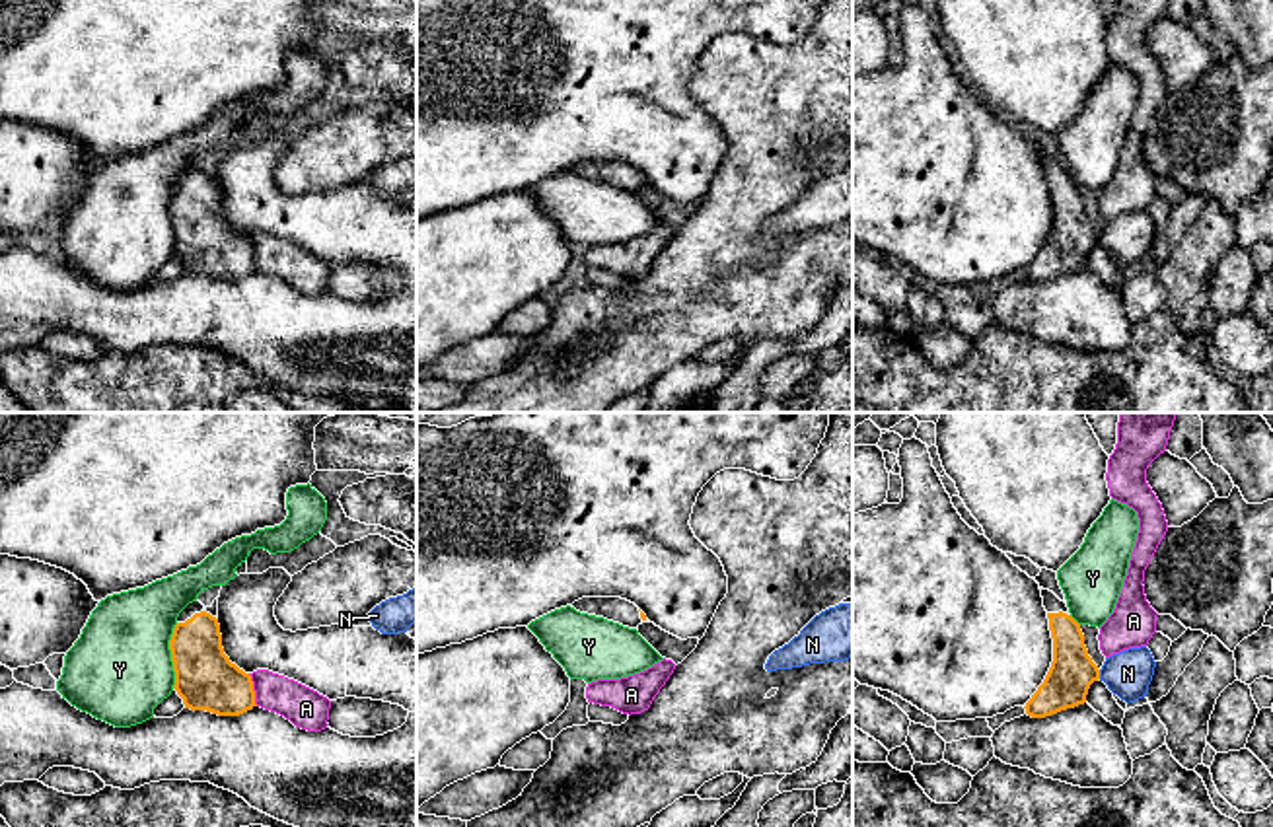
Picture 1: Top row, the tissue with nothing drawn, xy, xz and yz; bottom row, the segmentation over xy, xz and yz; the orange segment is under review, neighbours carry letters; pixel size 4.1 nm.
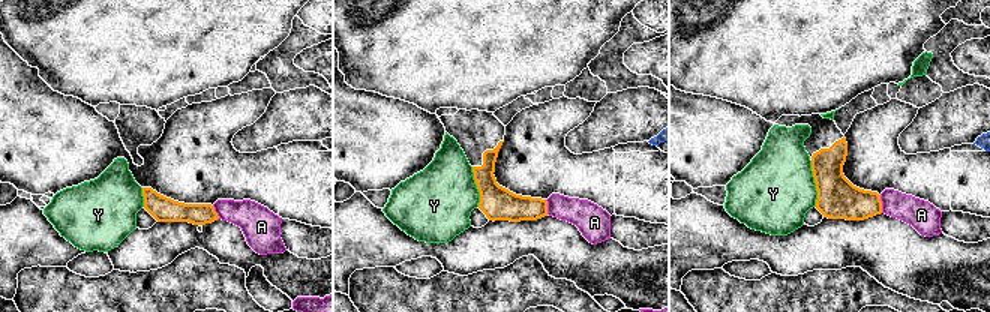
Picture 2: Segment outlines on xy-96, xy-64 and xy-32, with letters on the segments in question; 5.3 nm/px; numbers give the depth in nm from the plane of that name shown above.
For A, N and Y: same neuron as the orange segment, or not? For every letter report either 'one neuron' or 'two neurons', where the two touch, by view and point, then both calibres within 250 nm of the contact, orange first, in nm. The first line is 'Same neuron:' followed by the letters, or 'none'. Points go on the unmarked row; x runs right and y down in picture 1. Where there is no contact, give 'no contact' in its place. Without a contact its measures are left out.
Same neuron: none
A: two neurons; meets orange in xy at (252, 253); 260 nm thick on the orange side, 170 nm on the other
N: two neurons; meets orange in yz at (1098, 238); 190 nm thick on the orange side, 190 nm on the other
Y: two neurons; meets orange in xy at (172, 220); 260 nm thick on the orange side, 420 nm on the other

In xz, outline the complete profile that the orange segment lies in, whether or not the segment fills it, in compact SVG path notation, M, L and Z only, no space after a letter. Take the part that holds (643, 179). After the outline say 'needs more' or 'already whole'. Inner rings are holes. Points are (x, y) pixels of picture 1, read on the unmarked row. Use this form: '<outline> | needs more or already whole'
M582 162L570 171L580 177L603 181L629 193L638 193L646 185L646 179L635 167L621 162Z | needs more

